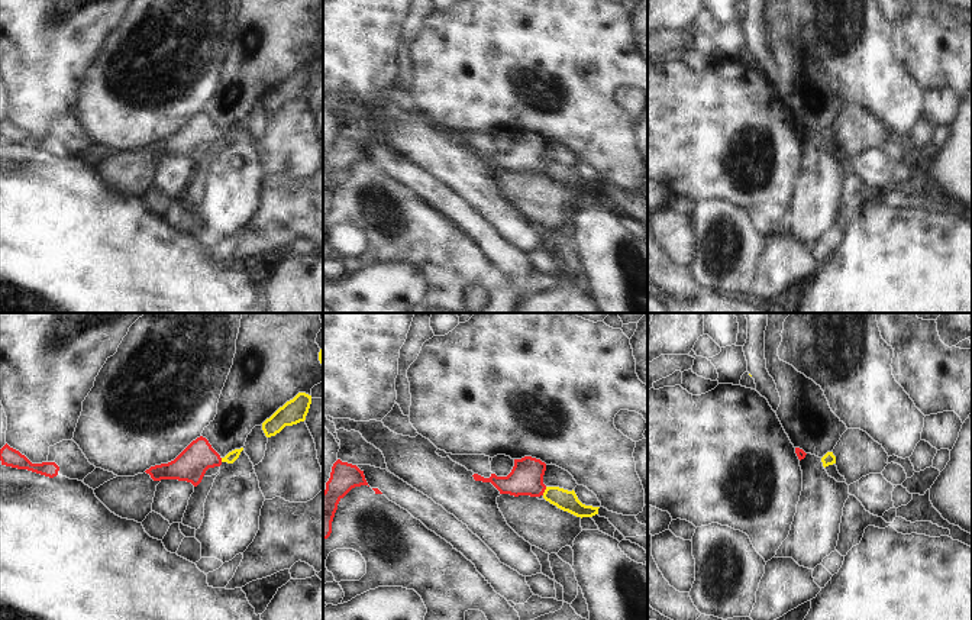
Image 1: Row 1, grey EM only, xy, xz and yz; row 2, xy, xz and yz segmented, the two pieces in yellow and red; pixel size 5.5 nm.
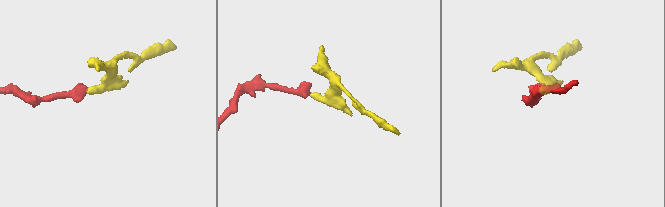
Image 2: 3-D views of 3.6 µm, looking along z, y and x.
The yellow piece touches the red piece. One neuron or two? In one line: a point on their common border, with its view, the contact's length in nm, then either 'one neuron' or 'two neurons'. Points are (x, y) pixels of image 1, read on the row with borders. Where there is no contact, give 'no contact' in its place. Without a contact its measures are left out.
xz (545, 491) | 50 nm | one neuron

